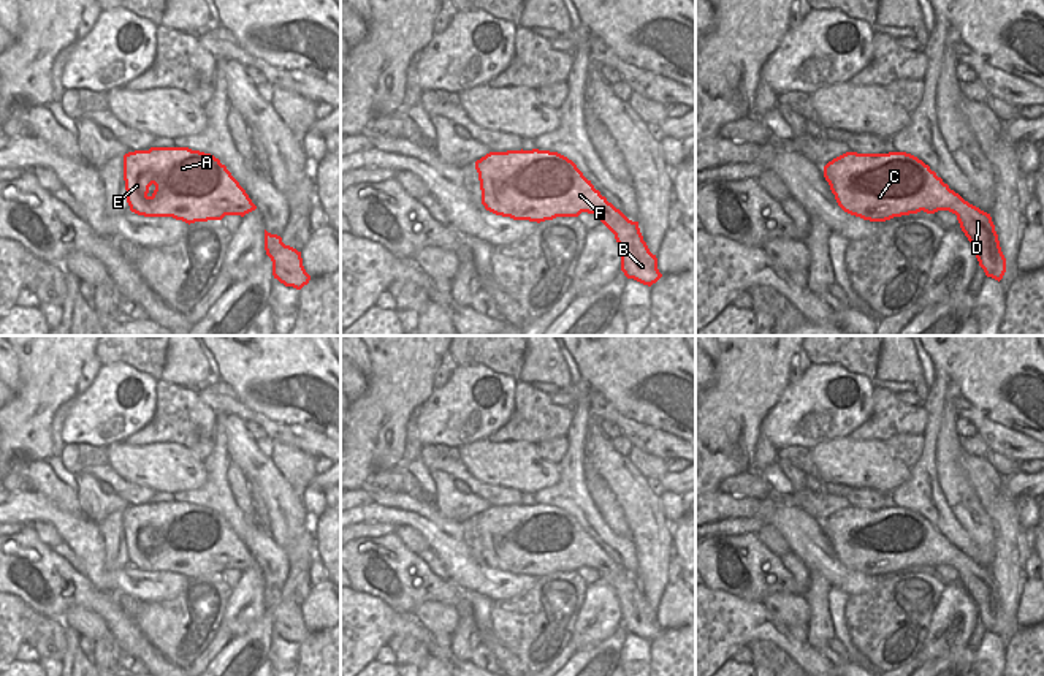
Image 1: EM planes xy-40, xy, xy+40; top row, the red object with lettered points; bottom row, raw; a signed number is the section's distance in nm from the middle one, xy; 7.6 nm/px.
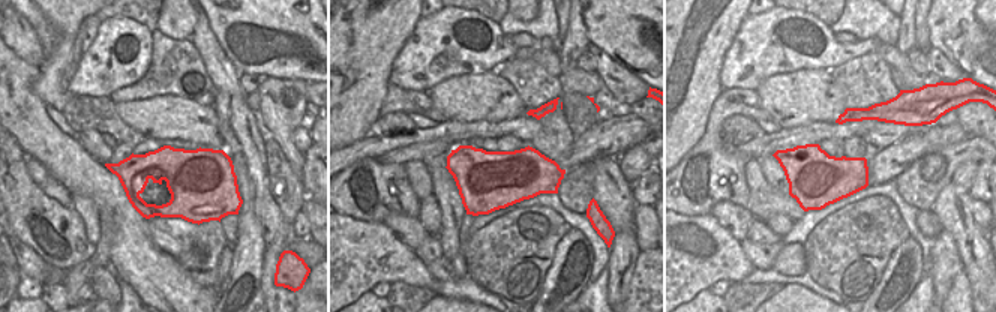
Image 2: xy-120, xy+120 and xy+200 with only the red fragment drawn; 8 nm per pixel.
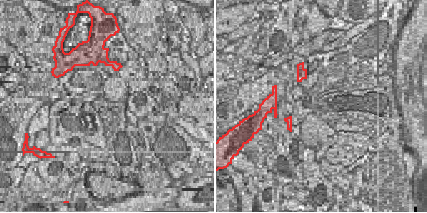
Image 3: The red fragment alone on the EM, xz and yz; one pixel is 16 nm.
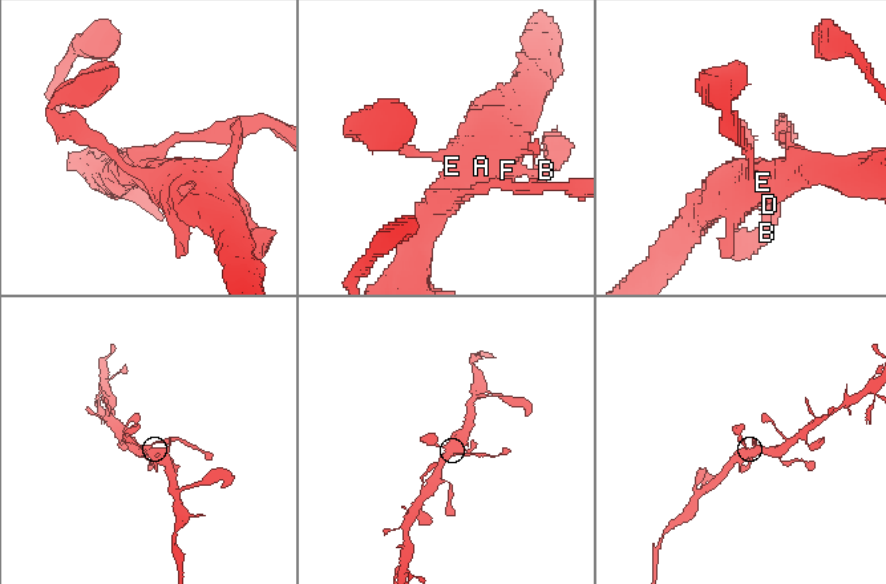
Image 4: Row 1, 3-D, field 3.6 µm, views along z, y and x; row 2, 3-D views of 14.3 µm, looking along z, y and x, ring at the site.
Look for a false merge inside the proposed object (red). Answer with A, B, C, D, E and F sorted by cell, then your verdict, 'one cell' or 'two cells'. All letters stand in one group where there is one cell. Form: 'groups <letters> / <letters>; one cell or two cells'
groups A B C D E F; one cell

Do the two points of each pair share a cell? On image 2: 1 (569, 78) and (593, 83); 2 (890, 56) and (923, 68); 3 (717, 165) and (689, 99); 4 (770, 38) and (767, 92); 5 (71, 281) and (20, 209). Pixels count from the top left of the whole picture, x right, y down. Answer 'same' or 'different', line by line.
1: same
2: different
3: different
4: different
5: different

